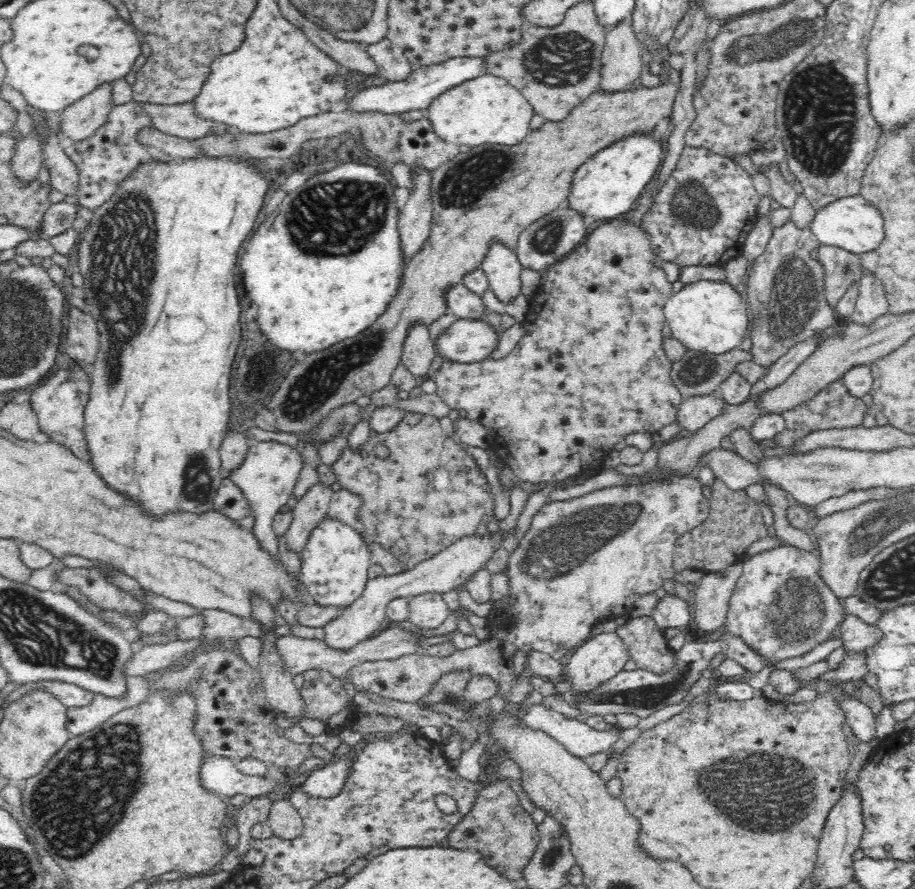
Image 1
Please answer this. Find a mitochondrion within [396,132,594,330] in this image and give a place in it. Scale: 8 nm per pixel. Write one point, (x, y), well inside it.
(464, 184)

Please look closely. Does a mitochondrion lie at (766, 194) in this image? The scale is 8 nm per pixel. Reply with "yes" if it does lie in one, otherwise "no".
no

